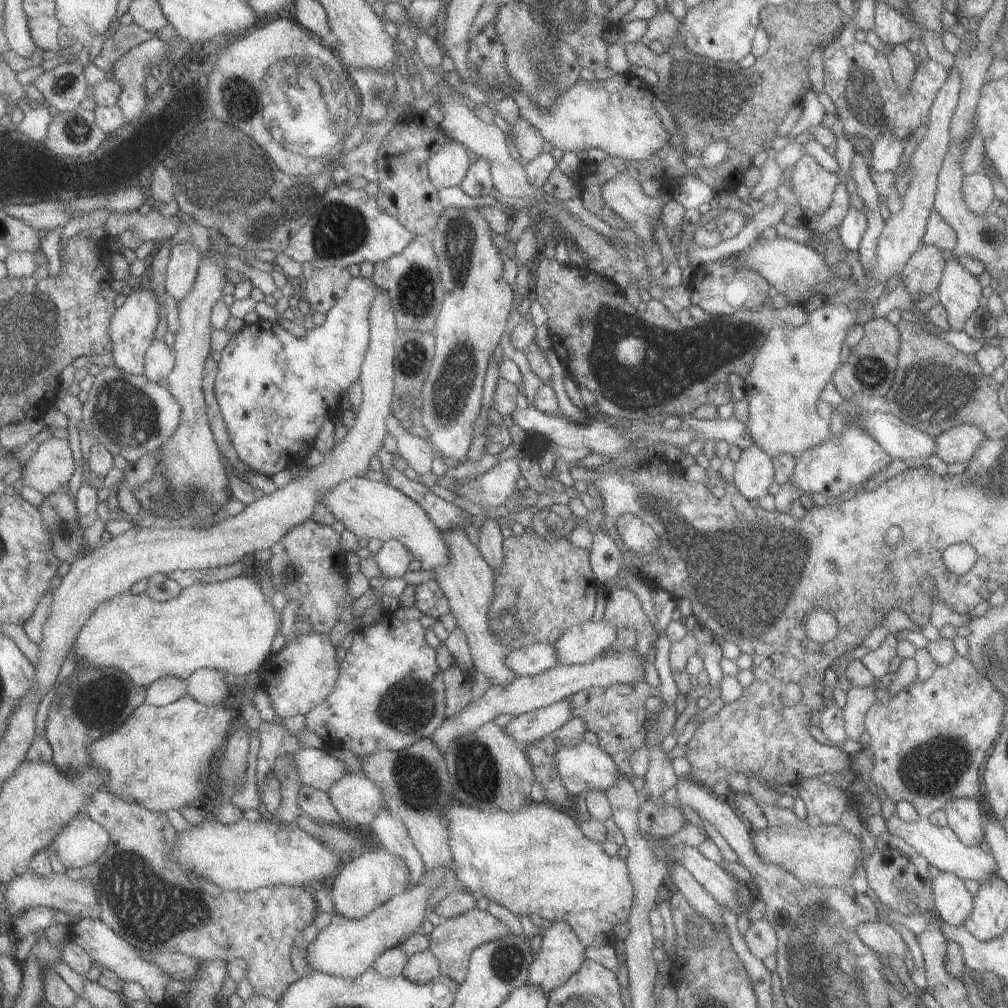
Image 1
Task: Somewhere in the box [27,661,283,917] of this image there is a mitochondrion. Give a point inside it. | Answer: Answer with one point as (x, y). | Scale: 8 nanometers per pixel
(104, 701)

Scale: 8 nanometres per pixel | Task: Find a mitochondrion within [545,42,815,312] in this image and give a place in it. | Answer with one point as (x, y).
(719, 86)

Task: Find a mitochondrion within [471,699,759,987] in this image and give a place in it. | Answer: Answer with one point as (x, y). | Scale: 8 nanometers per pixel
(507, 964)

